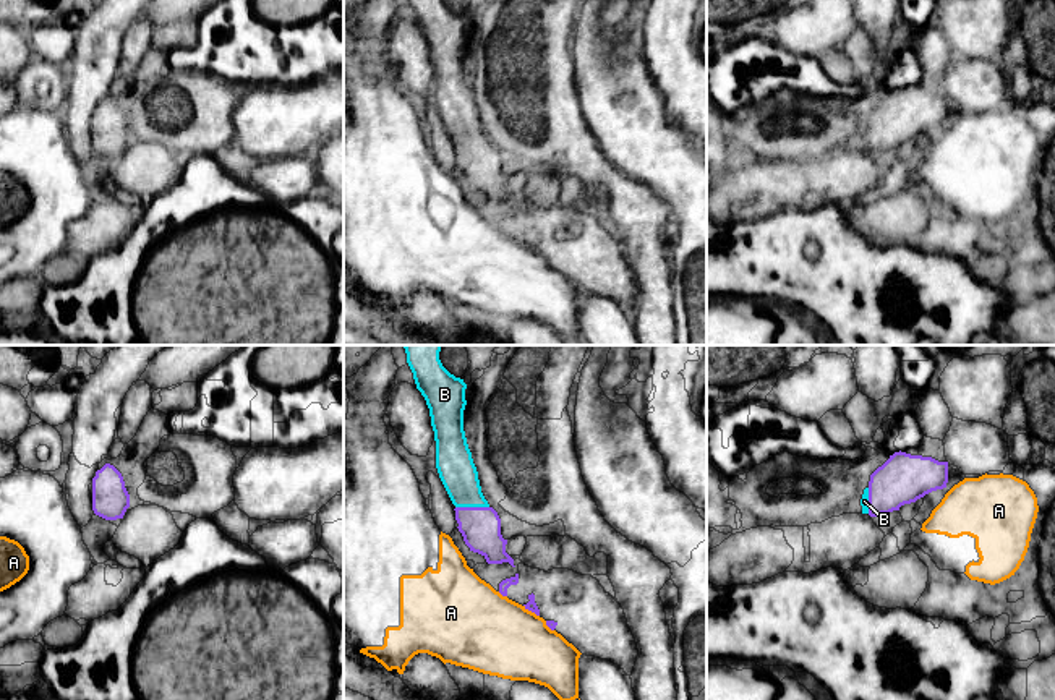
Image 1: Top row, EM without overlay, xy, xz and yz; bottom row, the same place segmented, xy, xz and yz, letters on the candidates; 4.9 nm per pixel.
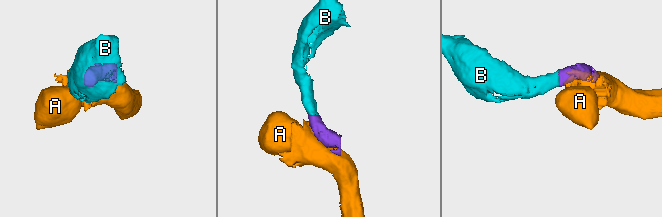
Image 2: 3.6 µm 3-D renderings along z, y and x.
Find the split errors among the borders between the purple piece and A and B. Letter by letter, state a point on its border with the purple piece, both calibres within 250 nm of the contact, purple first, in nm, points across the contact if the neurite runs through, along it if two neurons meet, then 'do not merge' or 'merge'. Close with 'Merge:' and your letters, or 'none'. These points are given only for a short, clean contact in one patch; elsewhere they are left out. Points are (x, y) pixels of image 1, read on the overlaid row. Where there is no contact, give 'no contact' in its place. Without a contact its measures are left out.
A: xz (532, 611) | 50/400 nm | along xz (524, 605), (538, 616) | do not merge
B: xz (472, 507) | 200/190 nm | merge
Merge: B

